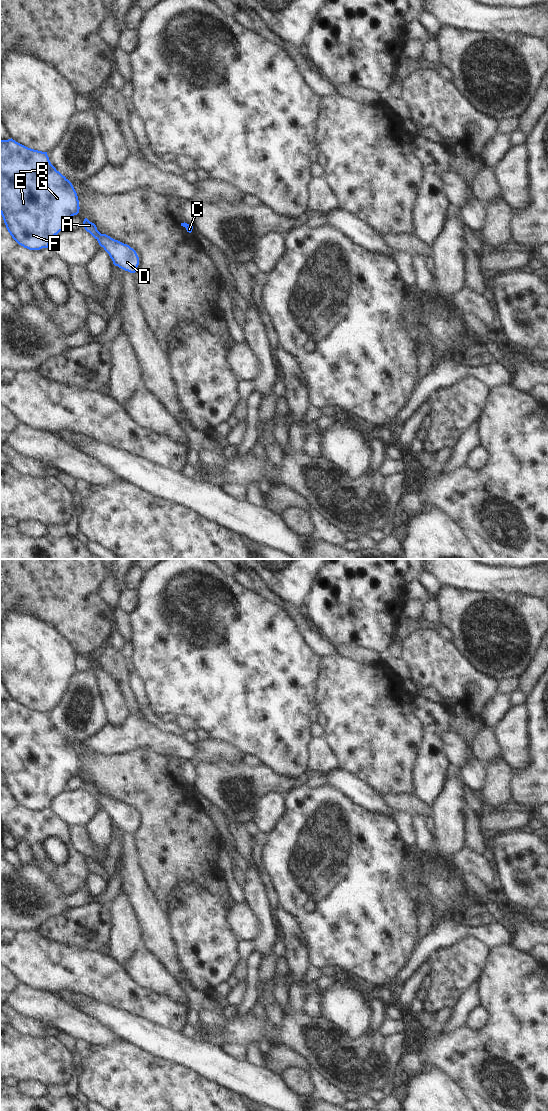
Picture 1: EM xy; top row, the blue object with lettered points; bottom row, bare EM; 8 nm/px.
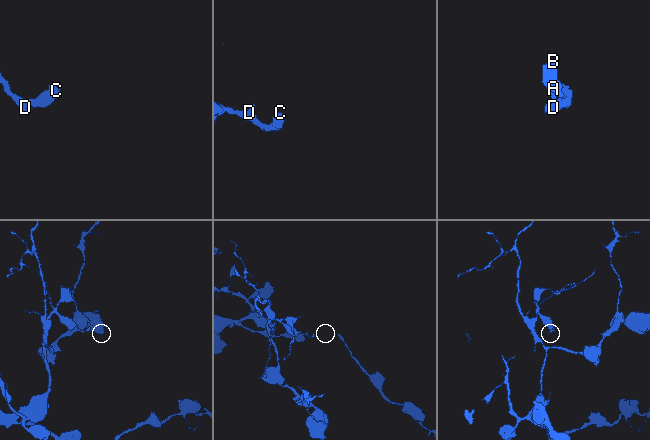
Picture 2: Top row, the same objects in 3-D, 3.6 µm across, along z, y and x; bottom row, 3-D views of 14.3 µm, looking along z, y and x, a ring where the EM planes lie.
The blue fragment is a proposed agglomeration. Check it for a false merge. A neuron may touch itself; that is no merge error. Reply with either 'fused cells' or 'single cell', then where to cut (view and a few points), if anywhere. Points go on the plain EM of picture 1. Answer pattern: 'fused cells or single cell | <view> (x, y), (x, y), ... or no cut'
single cell | no cut

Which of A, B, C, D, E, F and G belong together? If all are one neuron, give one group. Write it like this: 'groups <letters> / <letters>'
groups A B C D E F G

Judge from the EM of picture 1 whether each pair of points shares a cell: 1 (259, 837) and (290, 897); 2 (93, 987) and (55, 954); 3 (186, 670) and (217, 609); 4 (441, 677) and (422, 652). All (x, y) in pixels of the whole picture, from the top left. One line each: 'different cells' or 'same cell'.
1: different cells
2: same cell
3: same cell
4: same cell

